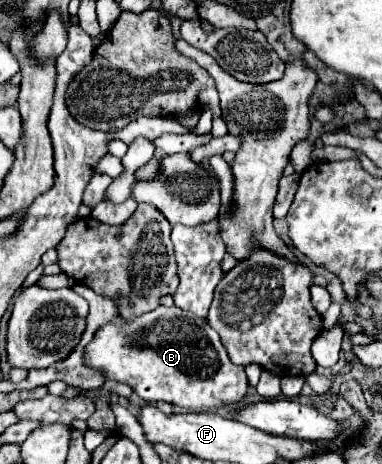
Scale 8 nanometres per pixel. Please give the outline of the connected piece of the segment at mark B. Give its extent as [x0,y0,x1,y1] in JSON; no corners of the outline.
[84,306,248,412]

